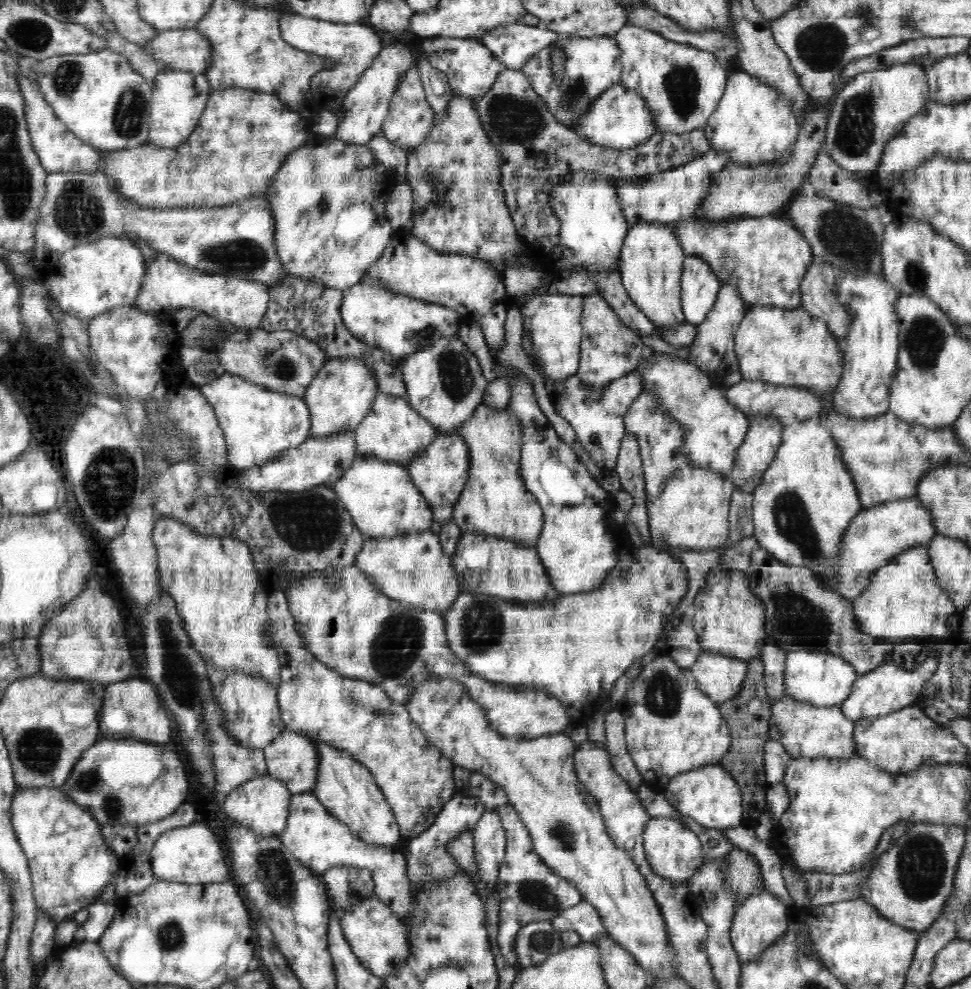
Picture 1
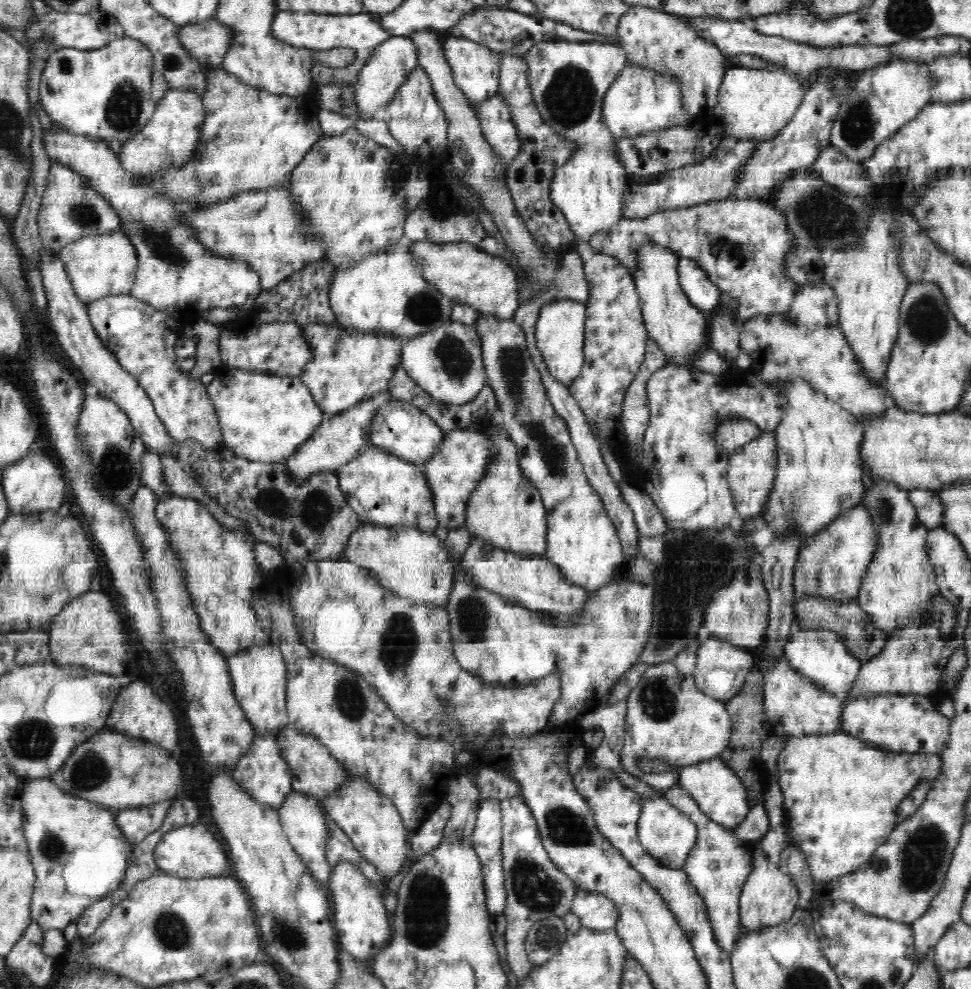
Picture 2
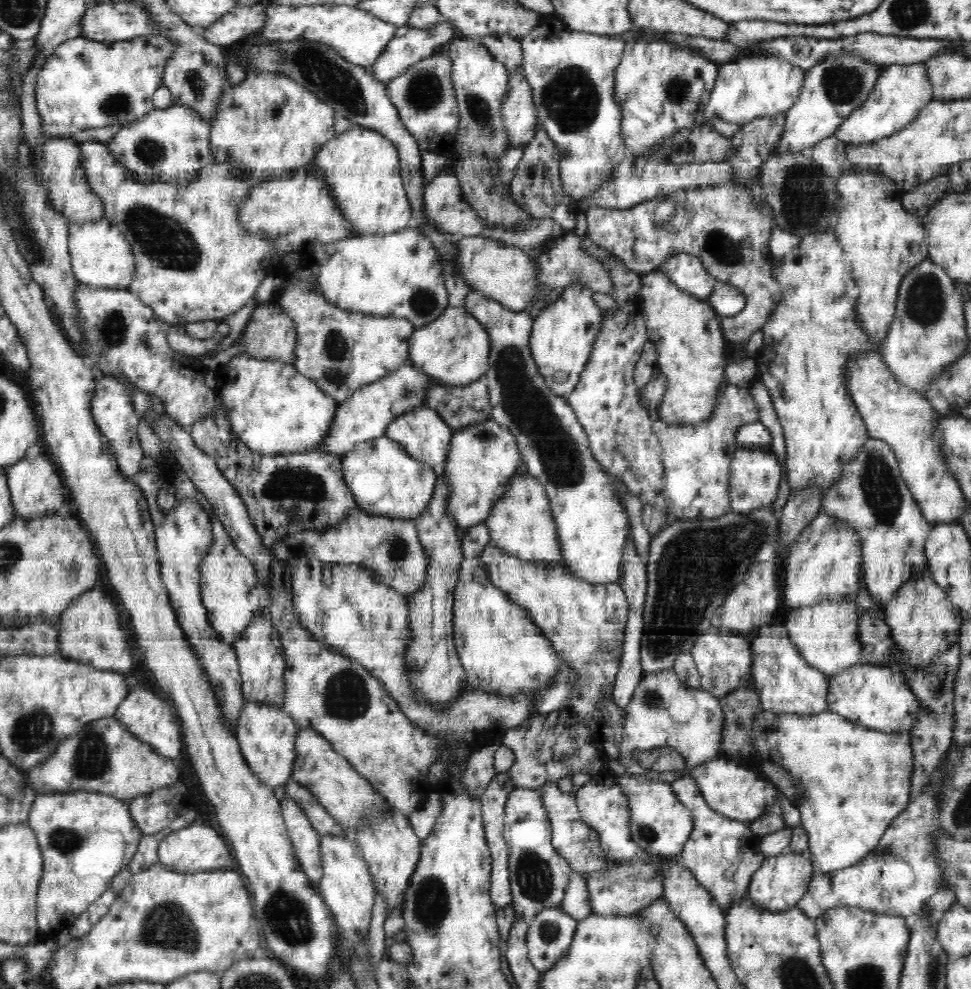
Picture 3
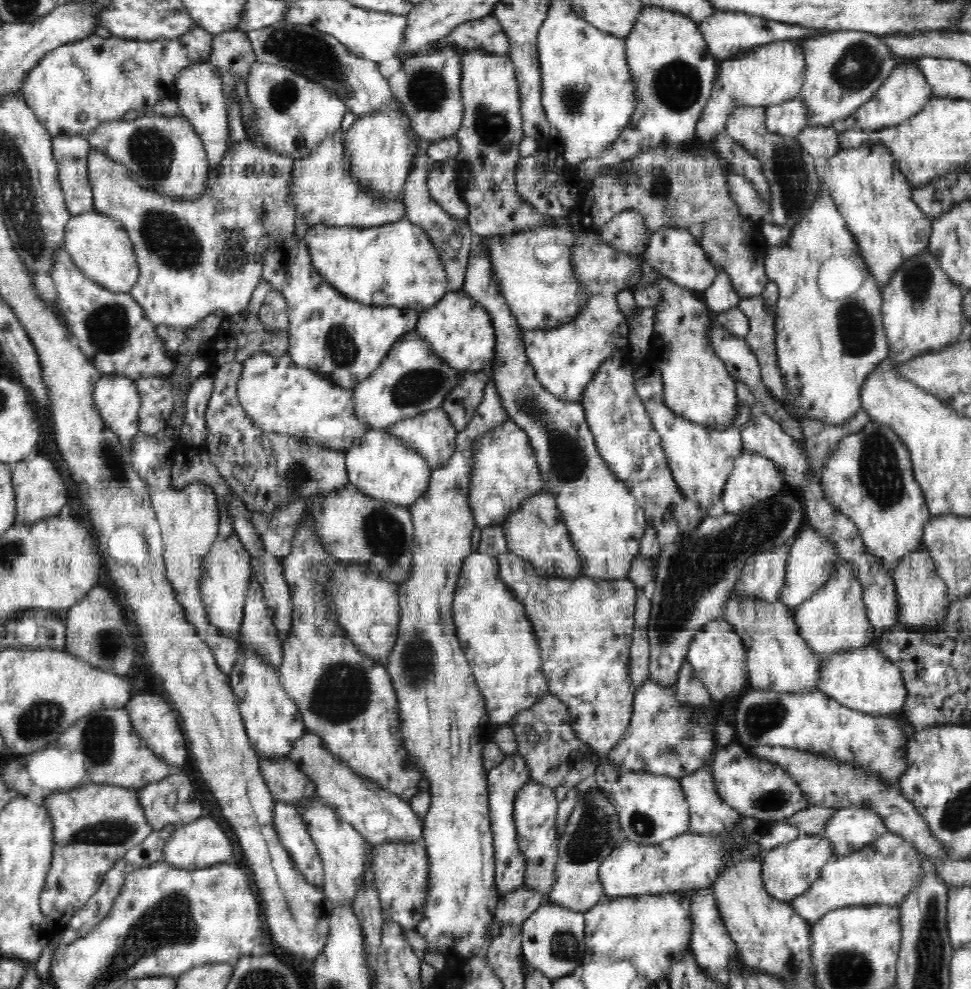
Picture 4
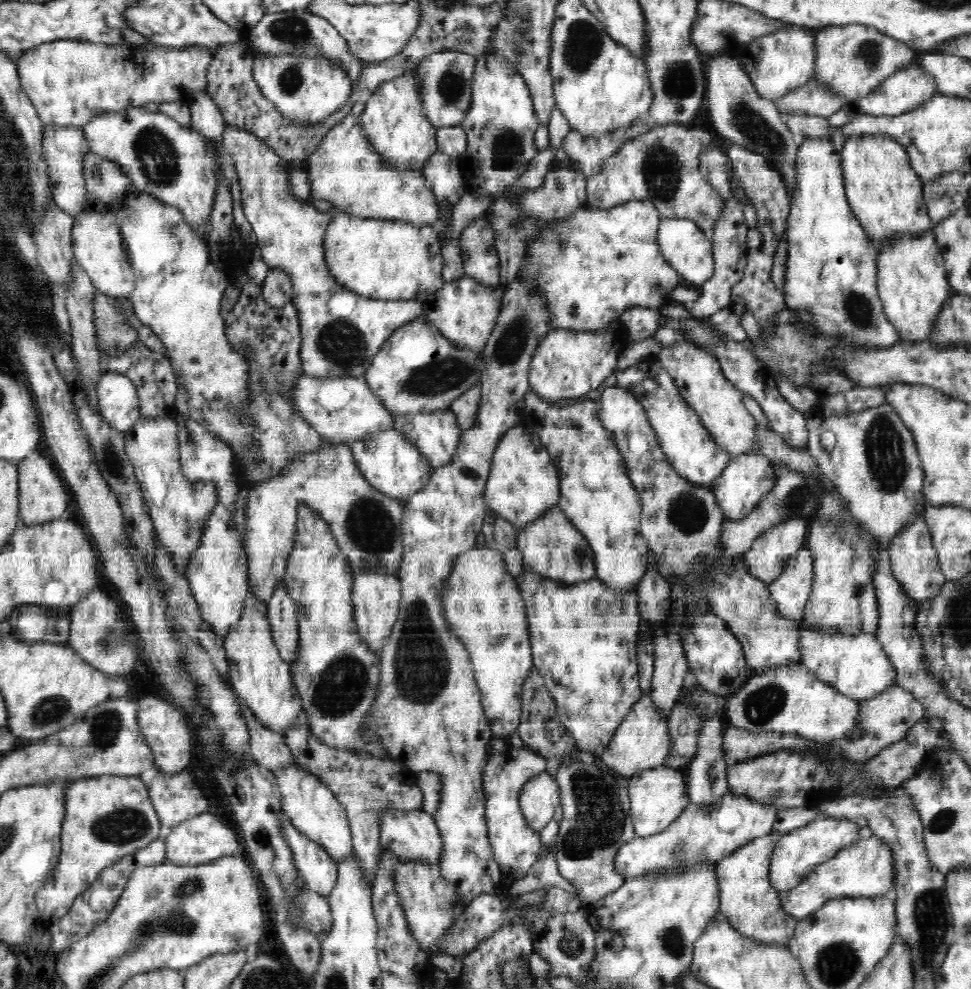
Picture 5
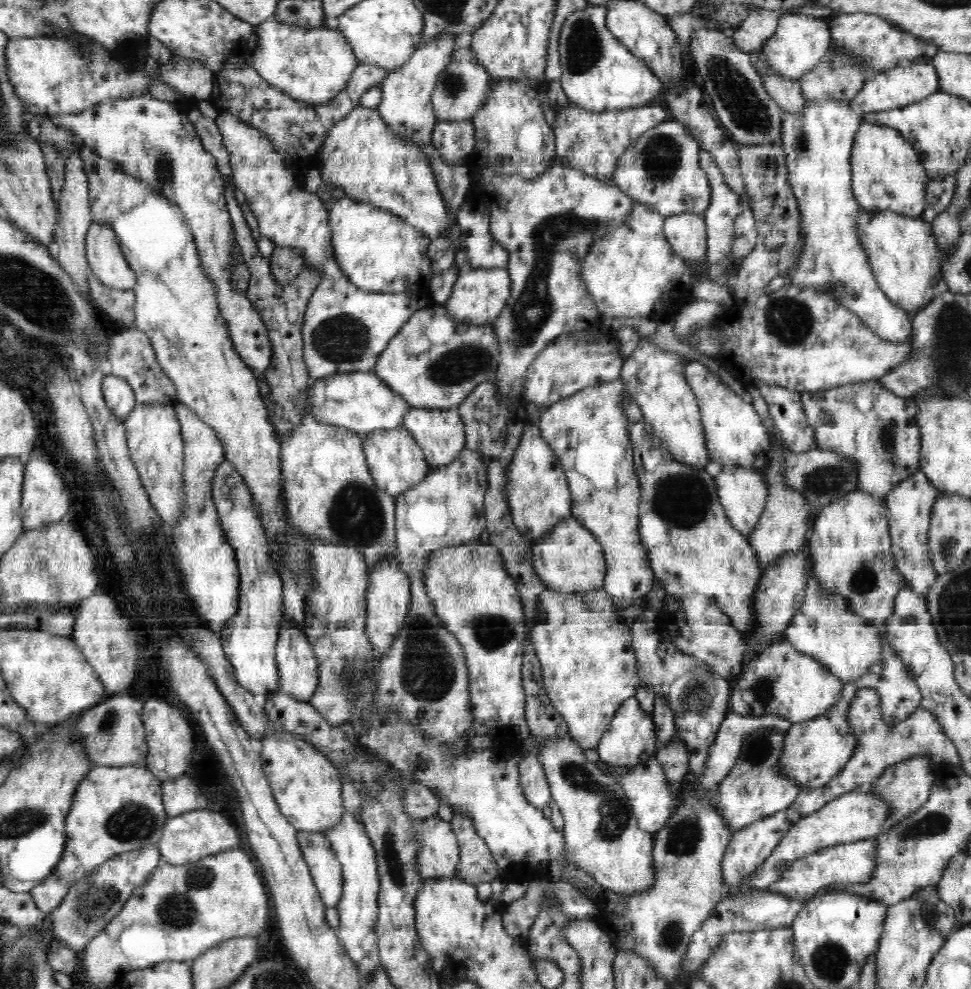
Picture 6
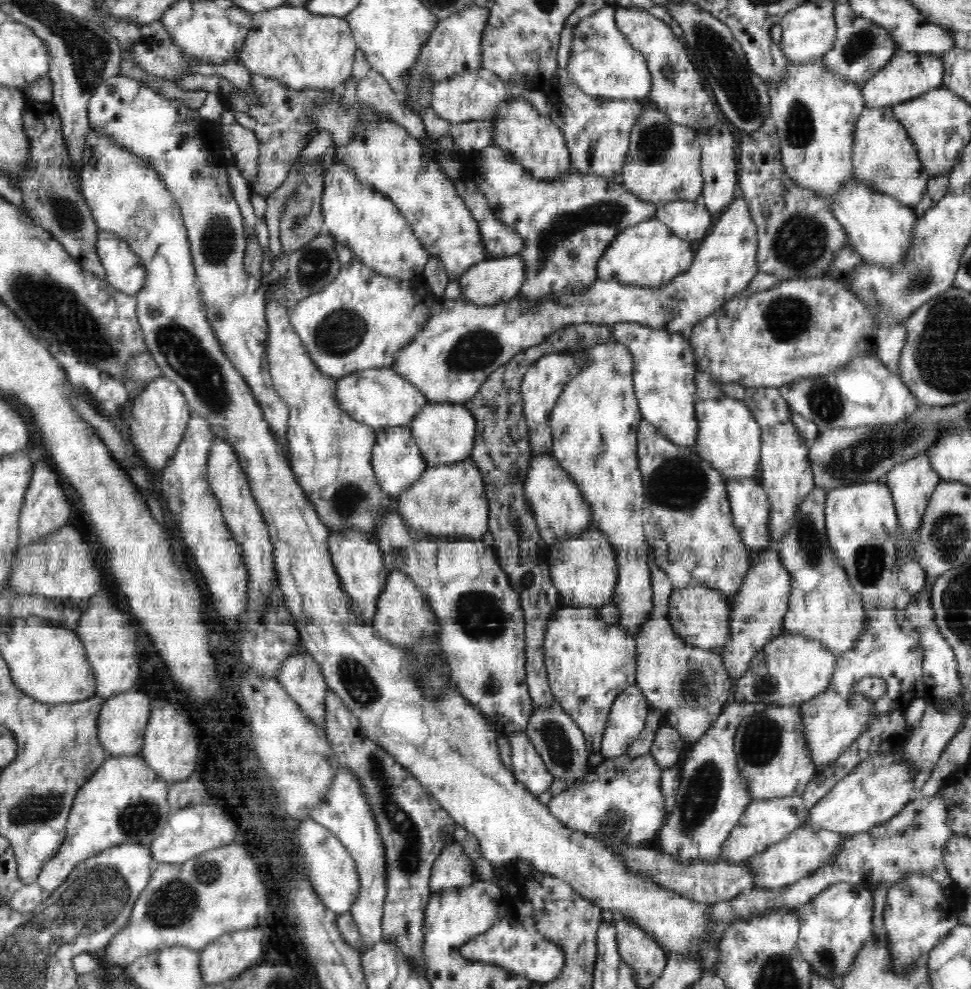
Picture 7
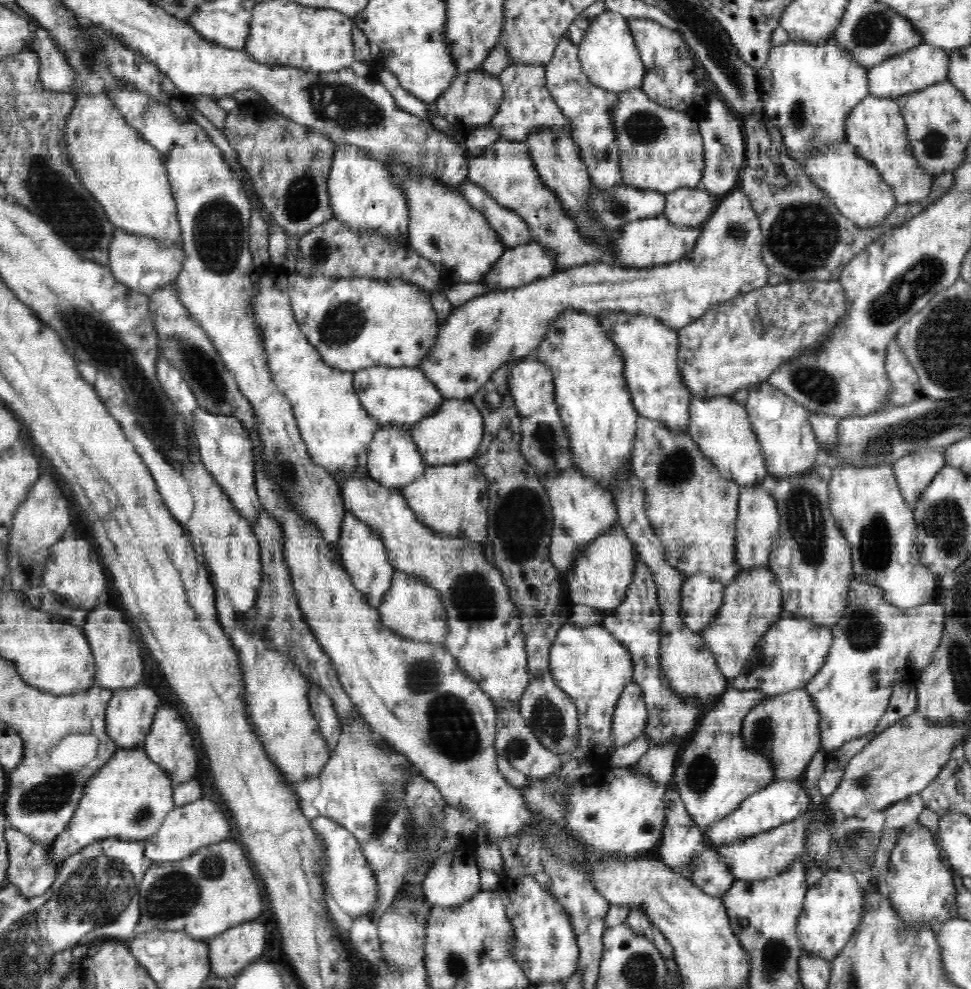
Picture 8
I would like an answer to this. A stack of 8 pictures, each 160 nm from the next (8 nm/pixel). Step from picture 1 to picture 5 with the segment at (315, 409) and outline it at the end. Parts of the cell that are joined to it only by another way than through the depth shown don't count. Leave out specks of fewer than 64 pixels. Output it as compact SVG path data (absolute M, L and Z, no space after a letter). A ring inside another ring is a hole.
M226 124L222 143L225 158L228 164L233 164L231 170L239 179L243 211L256 235L262 260L269 268L283 270L292 280L290 301L294 301L299 311L303 372L325 379L364 377L392 333L423 314L423 302L375 300L336 285L324 255L324 234L333 213L319 212L311 202L292 193L287 163L262 137Z

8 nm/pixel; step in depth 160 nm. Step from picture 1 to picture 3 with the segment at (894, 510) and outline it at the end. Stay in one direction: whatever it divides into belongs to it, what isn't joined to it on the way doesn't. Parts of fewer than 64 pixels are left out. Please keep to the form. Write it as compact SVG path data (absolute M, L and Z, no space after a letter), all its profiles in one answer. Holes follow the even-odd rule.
M820 510L789 546L784 564L781 605L786 609L798 608L834 597L854 597L855 601L863 566L860 542L856 530L848 522Z

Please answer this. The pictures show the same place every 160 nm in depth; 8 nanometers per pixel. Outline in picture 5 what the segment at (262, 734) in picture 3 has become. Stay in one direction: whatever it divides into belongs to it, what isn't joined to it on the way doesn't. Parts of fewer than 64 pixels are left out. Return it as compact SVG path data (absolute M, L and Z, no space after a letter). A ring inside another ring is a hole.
M252 588L246 590L240 620L226 634L224 648L228 657L229 684L244 705L254 713L262 727L286 735L303 715L301 697L297 693L288 663L282 660L271 633L268 599L258 599Z

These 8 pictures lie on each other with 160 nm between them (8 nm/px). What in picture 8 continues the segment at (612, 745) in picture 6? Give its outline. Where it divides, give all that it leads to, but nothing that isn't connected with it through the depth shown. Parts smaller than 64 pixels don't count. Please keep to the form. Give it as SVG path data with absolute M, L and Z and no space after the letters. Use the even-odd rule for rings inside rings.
M632 681L624 687L612 718L612 734L616 746L628 745L641 737L648 720L642 687Z

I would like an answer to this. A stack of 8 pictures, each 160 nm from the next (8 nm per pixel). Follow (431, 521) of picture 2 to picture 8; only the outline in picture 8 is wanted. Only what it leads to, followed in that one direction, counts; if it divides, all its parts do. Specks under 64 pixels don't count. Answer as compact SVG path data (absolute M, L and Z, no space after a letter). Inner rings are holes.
M383 425L374 434L367 454L368 475L388 488L403 489L424 474L426 465L412 435L398 426Z

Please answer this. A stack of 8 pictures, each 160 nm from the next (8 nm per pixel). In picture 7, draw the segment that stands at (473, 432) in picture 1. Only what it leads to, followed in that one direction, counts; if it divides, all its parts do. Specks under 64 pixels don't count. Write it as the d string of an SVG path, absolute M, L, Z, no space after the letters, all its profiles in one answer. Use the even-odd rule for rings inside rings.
M590 528L578 538L568 539L548 549L551 581L559 589L563 606L602 607L611 602L619 580L615 547L606 533Z

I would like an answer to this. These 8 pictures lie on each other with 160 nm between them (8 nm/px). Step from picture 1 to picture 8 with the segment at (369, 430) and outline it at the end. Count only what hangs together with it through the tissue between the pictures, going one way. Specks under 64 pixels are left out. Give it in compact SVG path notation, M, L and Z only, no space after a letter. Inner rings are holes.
M447 399L438 411L422 419L416 428L410 430L424 464L428 467L472 460L482 442L484 431L483 415L470 399Z

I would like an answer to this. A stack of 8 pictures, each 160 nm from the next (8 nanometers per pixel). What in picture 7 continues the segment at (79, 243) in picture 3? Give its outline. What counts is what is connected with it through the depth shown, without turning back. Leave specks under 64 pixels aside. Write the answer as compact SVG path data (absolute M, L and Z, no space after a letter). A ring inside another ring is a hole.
M99 232L100 265L105 268L106 279L114 289L135 296L147 282L146 267L139 254L112 232Z

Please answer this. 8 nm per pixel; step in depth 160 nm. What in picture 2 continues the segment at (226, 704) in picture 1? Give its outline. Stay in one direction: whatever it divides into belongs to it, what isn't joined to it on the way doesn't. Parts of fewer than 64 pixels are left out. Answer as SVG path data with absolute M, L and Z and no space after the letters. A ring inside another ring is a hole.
M273 643L242 648L227 660L234 683L236 701L243 706L244 715L251 722L255 734L278 733L288 723L286 706L287 664L283 653Z

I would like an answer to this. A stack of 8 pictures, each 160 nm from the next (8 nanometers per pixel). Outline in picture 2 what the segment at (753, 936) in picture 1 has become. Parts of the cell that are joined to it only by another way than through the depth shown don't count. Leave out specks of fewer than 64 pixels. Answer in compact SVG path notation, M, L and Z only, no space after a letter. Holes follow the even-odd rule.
M759 846L752 850L753 867L751 874L743 886L739 898L739 919L740 924L746 927L757 927L758 925L780 924L788 920L789 916L795 914L798 907L799 891L794 879L782 869L770 864L766 856L762 856Z

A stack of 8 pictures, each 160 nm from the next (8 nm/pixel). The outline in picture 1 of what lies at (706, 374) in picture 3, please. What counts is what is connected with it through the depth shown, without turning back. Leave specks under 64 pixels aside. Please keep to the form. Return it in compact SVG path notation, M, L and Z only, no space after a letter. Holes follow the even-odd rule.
M638 224L630 227L620 256L620 284L635 306L652 320L659 334L670 334L686 323L681 300L681 276L685 253L674 237L671 224Z

